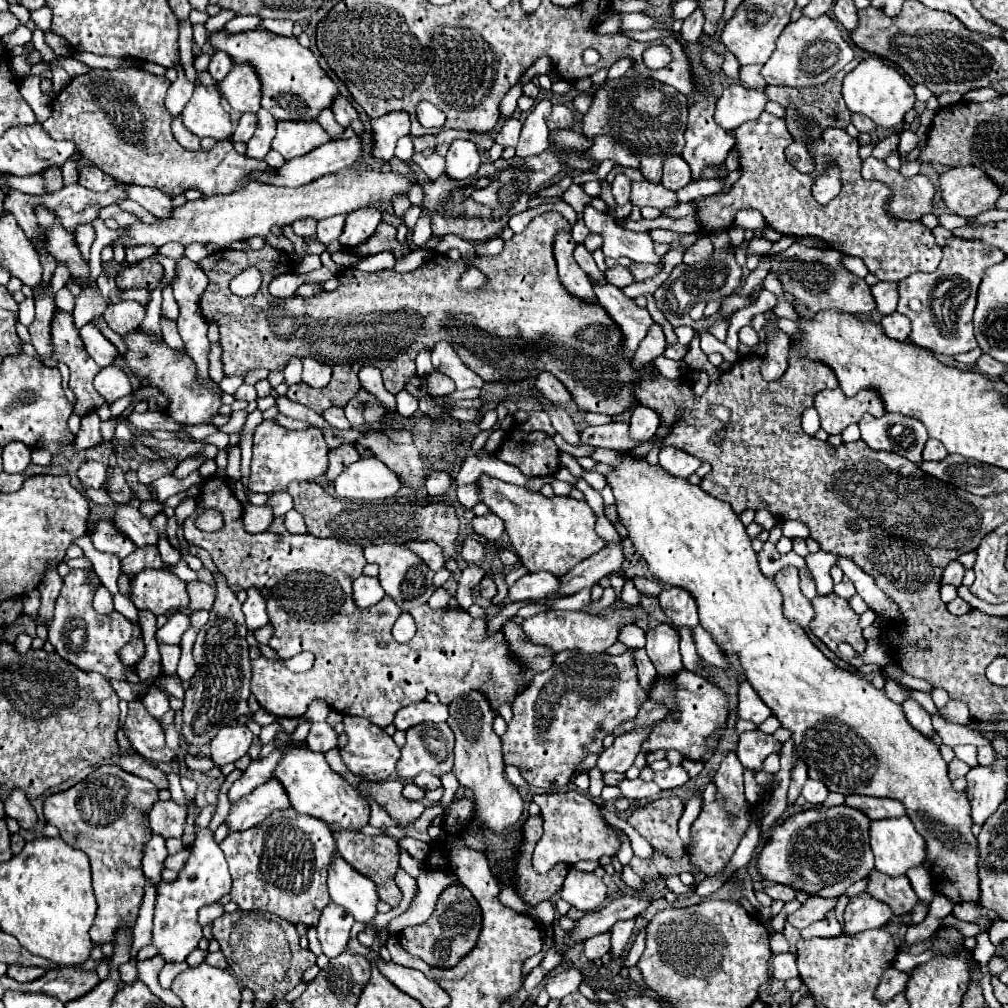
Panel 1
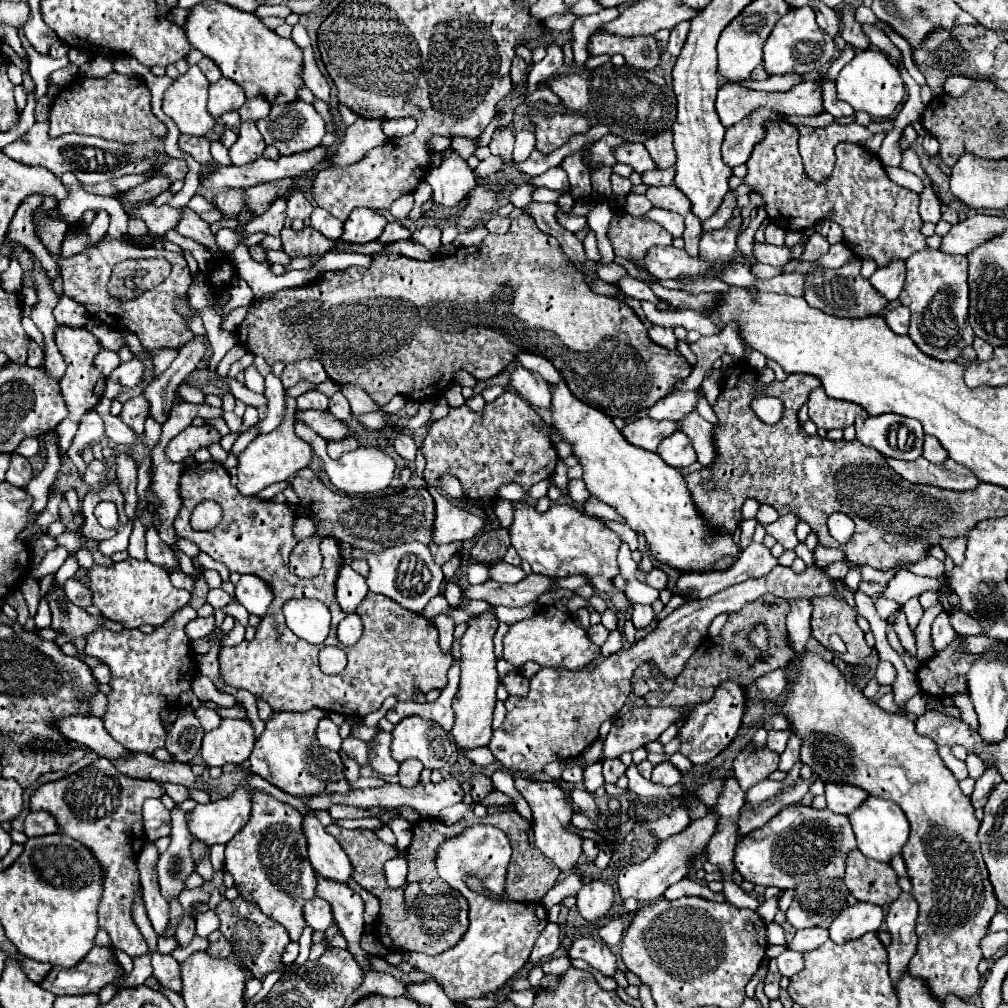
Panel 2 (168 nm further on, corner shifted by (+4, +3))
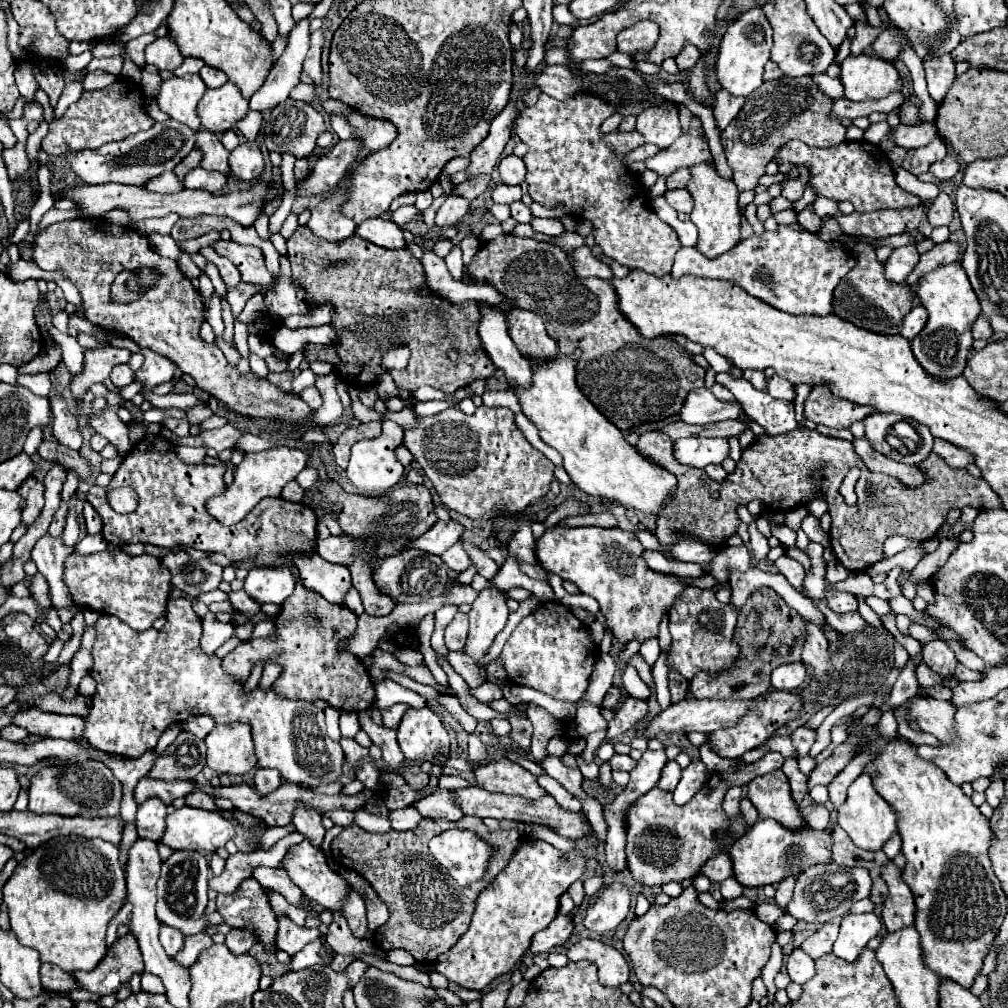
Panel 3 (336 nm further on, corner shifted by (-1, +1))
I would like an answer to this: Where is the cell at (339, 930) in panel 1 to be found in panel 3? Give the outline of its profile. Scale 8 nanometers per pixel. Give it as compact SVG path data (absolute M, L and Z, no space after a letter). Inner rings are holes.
M258 866L252 874L264 888L272 888L276 892L280 892L288 904L304 910L304 912L312 912L312 908L304 902L304 892L290 880L290 876L286 874L286 870L278 870L278 868L264 868Z

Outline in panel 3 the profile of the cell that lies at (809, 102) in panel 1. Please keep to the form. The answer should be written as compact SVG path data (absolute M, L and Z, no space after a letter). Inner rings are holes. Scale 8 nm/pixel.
M886 22L882 24L882 28L872 28L872 26L868 26L868 24L854 24L854 28L856 28L856 36L854 36L854 40L852 40L852 44L850 44L850 56L858 56L858 54L862 54L864 50L868 50L868 46L872 44L872 40L882 32L882 30L886 30Z

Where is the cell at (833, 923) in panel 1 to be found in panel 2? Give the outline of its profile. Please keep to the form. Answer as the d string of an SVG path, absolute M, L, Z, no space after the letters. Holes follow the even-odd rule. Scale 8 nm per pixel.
M819 926L805 928L805 930L797 930L789 948L795 952L811 952L821 944L825 944L827 940L829 940L829 932L825 928L819 928Z

